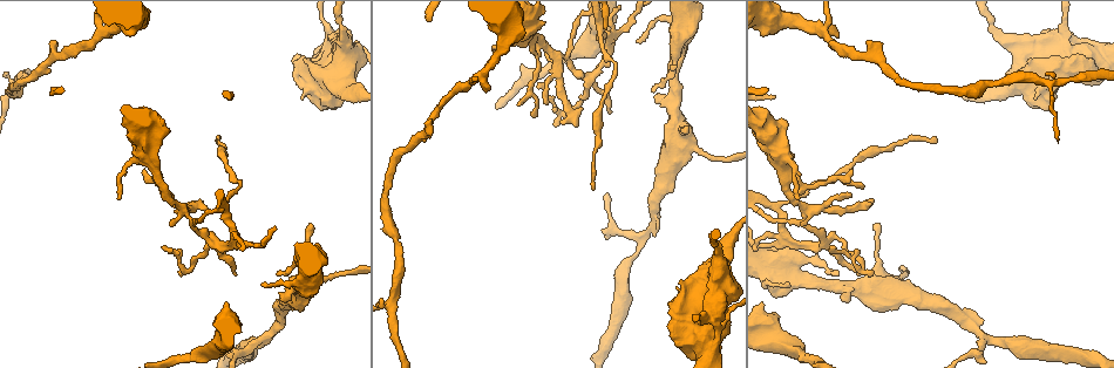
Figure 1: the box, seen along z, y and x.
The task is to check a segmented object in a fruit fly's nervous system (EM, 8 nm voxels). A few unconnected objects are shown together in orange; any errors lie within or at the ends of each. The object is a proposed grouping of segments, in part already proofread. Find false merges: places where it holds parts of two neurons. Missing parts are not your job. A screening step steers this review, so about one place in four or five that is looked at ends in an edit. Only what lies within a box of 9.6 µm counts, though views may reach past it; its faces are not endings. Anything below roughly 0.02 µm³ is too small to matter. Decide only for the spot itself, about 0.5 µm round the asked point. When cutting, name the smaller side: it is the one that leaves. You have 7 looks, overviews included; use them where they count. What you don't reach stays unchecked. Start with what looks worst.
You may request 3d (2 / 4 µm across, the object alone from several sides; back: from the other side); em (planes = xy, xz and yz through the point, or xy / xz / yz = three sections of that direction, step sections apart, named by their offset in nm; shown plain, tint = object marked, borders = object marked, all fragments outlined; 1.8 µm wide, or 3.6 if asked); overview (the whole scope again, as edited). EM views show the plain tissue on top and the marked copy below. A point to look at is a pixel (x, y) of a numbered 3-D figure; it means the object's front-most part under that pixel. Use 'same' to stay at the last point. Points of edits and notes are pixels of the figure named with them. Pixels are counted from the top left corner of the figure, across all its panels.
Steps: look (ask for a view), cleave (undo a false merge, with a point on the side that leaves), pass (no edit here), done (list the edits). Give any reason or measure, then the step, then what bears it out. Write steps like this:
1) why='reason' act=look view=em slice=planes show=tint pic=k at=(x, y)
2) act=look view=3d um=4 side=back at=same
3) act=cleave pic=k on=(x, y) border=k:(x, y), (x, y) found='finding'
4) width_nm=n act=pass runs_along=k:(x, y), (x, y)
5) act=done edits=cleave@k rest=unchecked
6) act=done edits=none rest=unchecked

why='three arms meet' act=look view=3d um=2 pic=1 at=(589, 76)

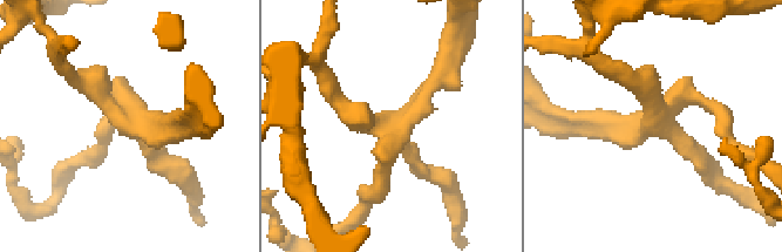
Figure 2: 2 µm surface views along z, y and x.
act=look view=em slice=xy step=8 show=tint pic=2 at=(387, 126)

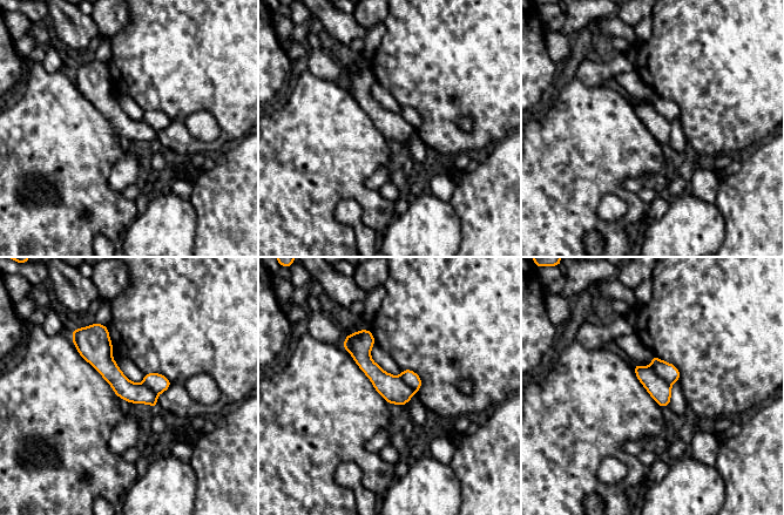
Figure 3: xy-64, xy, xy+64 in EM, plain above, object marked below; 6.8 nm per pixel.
width_nm=160 act=cleave pic=3 on=(668, 372) border=3:(650, 366), (670, 385) found='a second neuron is stuck on'

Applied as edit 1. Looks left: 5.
act=look view=em slice=xz step=4 show=tint pic=1 at=(482, 75)

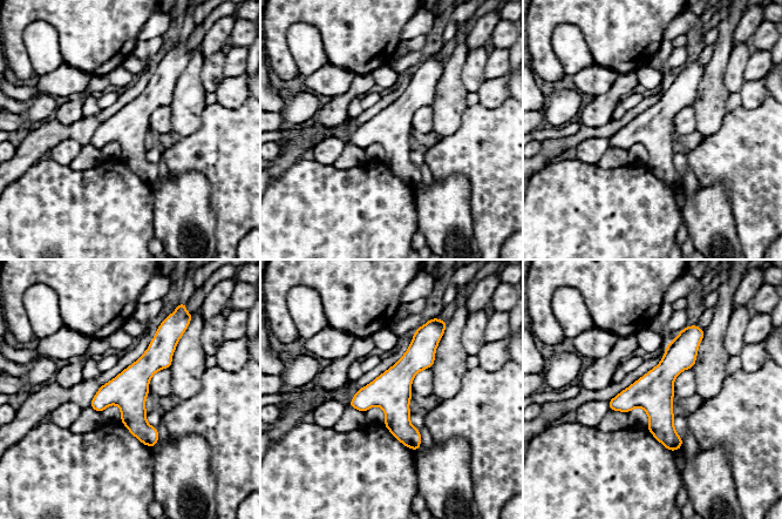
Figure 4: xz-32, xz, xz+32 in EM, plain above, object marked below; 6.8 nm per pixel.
why='cut it another way' act=look view=em slice=yz step=4 show=borders at=same

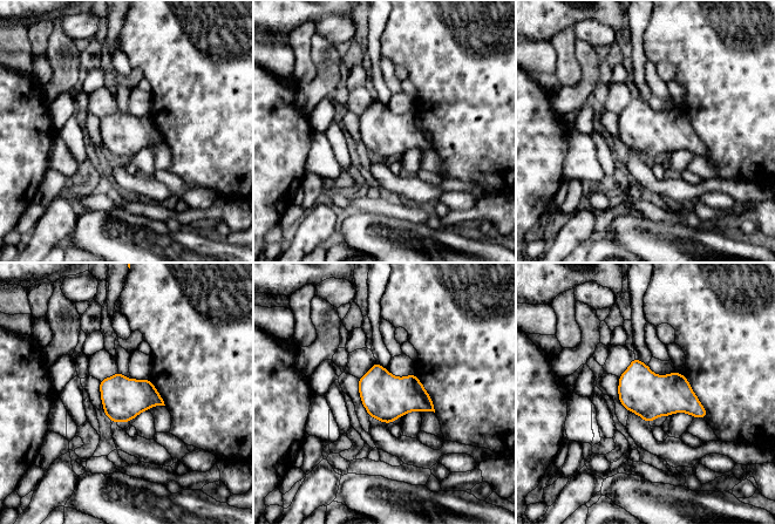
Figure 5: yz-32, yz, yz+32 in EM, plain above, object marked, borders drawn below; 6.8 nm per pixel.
width_nm=300 act=pass found='one neuron here'

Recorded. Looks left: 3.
why='calibre changes' act=look view=3d um=2 pic=1 at=(266, 332)

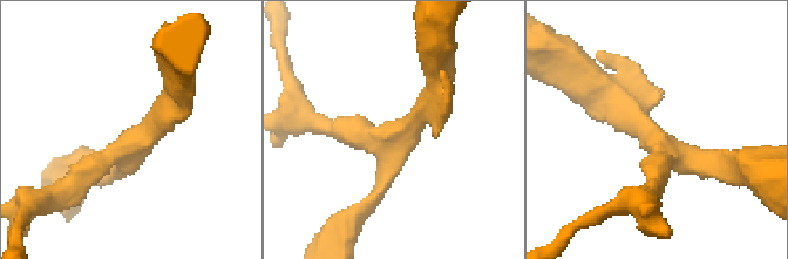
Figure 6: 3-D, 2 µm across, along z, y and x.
arms=3 why='shape alone is not enough' act=look view=em slice=planes show=tint pic=6 at=(400, 131)

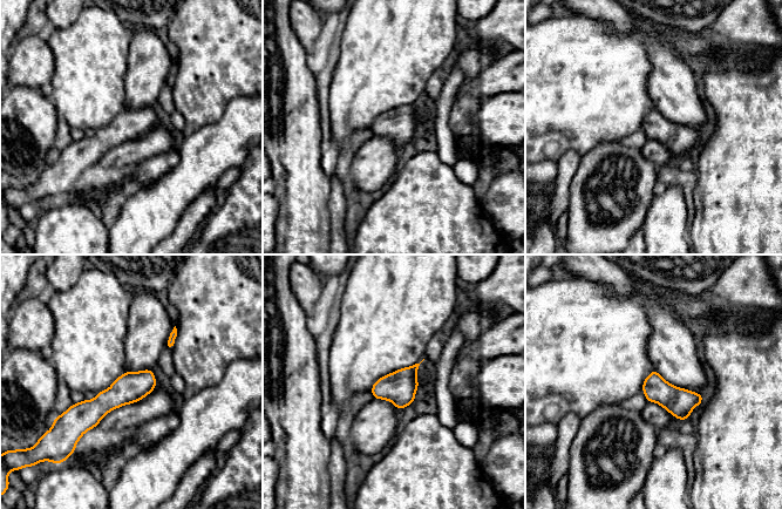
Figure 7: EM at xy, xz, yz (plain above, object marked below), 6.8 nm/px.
act=pass found='continuous, no second neuron'

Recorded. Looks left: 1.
act=done edits=cleave@3 rest=unchecked

